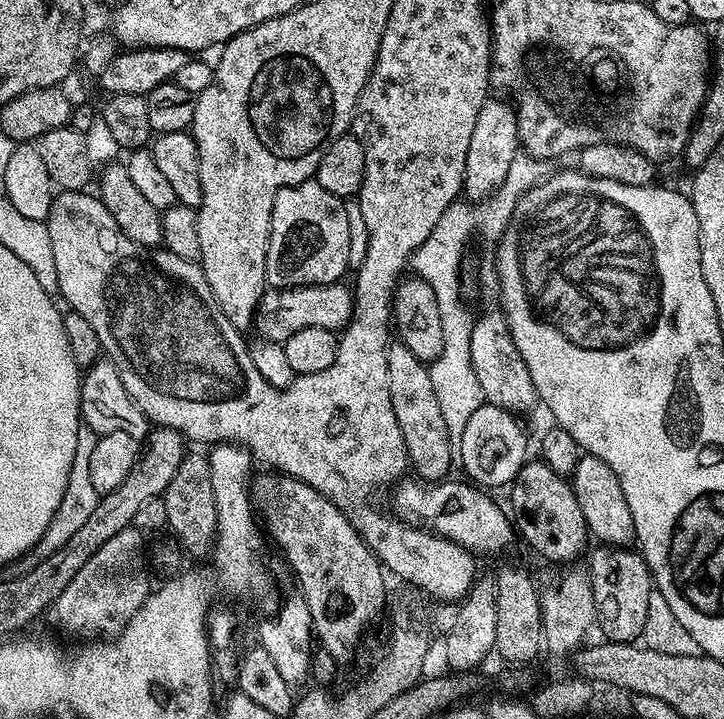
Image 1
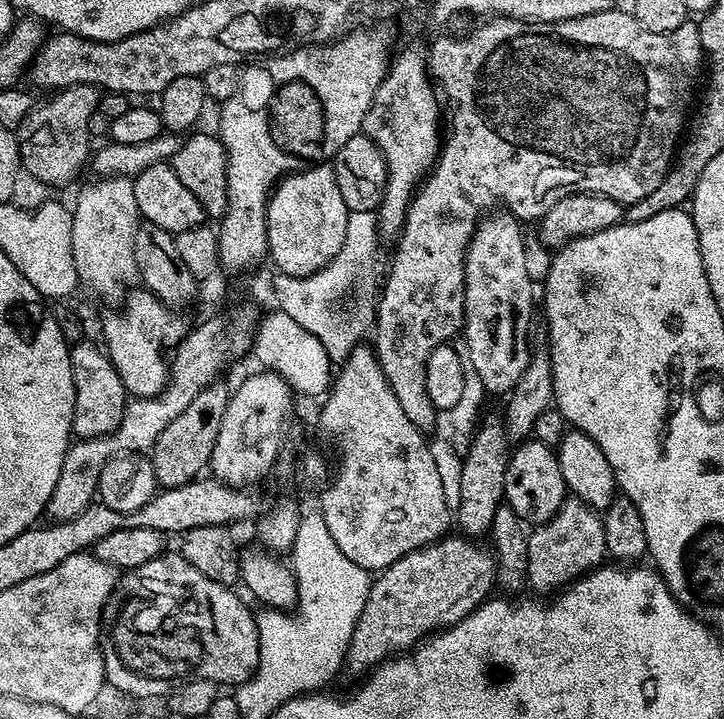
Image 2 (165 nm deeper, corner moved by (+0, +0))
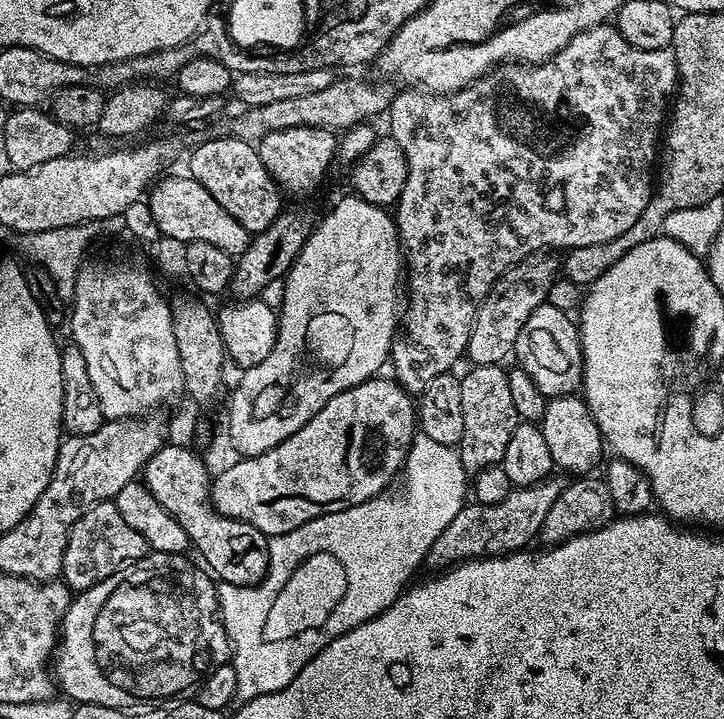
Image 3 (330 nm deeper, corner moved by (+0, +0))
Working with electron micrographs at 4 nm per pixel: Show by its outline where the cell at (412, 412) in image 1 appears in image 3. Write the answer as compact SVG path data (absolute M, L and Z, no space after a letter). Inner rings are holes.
M605 22L593 28L588 28L585 32L580 32L574 38L570 38L570 42L561 52L554 54L552 59L545 60L543 64L522 64L519 62L501 64L493 68L491 72L481 76L479 80L475 80L473 84L468 85L466 88L460 88L457 92L437 94L427 90L421 90L416 86L408 86L393 95L392 104L386 113L386 121L388 120L388 128L392 131L389 132L390 139L394 142L398 142L398 146L402 146L402 154L408 163L406 186L402 186L402 194L397 198L394 205L396 234L400 238L400 246L404 253L404 263L406 265L406 307L402 312L402 331L397 335L392 345L392 354L390 357L390 369L392 368L393 372L391 372L391 375L397 384L400 384L410 394L419 394L426 390L426 386L430 386L430 382L434 382L434 378L438 378L438 374L452 372L453 369L455 369L454 366L459 362L460 356L462 360L462 357L467 353L470 334L472 333L472 327L476 321L476 311L480 308L480 303L486 299L496 279L498 279L511 264L522 262L527 256L534 256L543 253L545 250L556 250L552 248L571 250L573 248L581 248L582 246L605 244L614 238L618 238L618 234L626 234L626 230L630 230L630 226L634 226L634 222L638 222L638 218L642 218L642 210L646 210L646 206L650 202L654 191L654 169L658 164L658 145L661 143L662 129L666 124L666 113L669 111L670 101L673 99L677 88L676 59L674 58L671 47L659 48L658 50L640 50L638 46L632 46L630 42L626 42L626 38L622 38L622 34L616 27L611 23Z

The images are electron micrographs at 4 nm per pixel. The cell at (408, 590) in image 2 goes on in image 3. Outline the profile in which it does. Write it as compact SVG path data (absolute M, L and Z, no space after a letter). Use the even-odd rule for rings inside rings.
M553 474L547 480L540 480L537 484L530 485L529 488L513 487L510 495L502 498L502 502L494 502L493 504L465 503L464 508L458 510L458 514L454 517L454 522L450 522L450 526L446 526L446 530L442 530L442 534L438 536L434 546L430 546L426 557L427 567L436 568L432 570L447 570L466 560L499 556L527 549L531 545L528 543L532 539L535 541L539 537L542 530L542 522L546 519L550 506L554 506L554 502L558 502L558 496L564 490L565 481L560 481L559 478L561 479L559 475Z

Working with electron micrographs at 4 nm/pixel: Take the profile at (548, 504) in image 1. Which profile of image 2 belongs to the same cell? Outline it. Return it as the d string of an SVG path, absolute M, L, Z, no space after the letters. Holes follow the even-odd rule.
M528 438L515 447L511 449L508 458L504 504L526 522L533 525L545 524L563 506L566 499L562 466L558 466L558 458L551 444Z

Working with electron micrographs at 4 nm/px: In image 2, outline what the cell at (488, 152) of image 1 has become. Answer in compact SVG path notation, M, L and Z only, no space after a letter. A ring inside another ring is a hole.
M501 212L487 219L485 217L476 227L475 234L472 236L471 242L468 244L467 254L464 256L464 326L462 329L462 341L466 344L464 349L467 363L476 374L477 383L483 385L487 393L507 395L511 392L514 385L517 384L519 378L525 373L532 357L532 350L528 344L528 332L530 330L530 322L532 320L532 312L534 310L534 288L532 280L528 272L528 262L526 260L526 250L524 248L524 240L522 238L521 223L514 215L509 212Z

